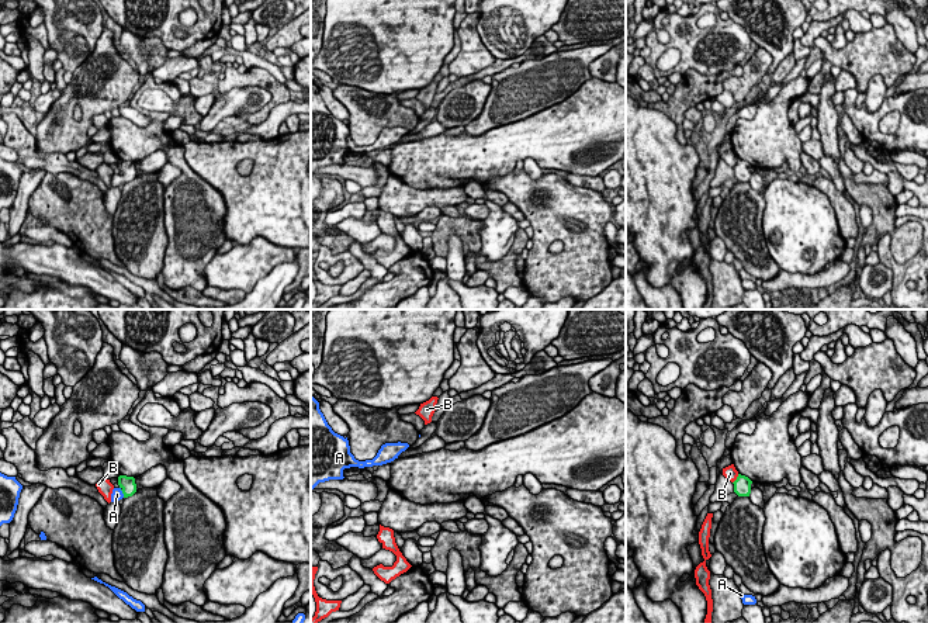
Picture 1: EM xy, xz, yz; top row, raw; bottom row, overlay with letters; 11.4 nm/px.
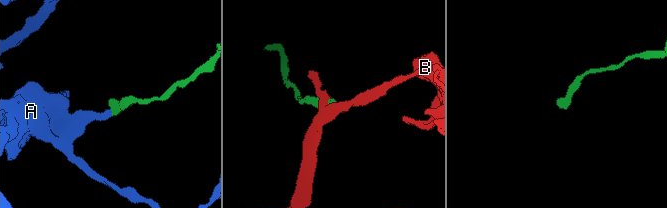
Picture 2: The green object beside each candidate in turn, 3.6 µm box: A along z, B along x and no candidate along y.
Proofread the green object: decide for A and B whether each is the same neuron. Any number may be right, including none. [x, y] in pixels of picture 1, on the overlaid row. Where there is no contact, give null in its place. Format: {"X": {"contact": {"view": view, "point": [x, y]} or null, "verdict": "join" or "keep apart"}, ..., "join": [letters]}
{"A": {"contact": {"view": "xy", "point": [123, 492]}, "verdict": "join"}, "B": {"contact": {"view": "yz", "point": [737, 478]}, "verdict": "keep apart"}, "join": ["A"]}

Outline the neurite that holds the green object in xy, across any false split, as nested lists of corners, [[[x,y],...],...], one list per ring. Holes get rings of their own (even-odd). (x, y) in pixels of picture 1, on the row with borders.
[[[120,475],[118,485],[118,488],[112,489],[111,502],[118,502],[120,499],[132,496],[136,492],[134,477]]]

